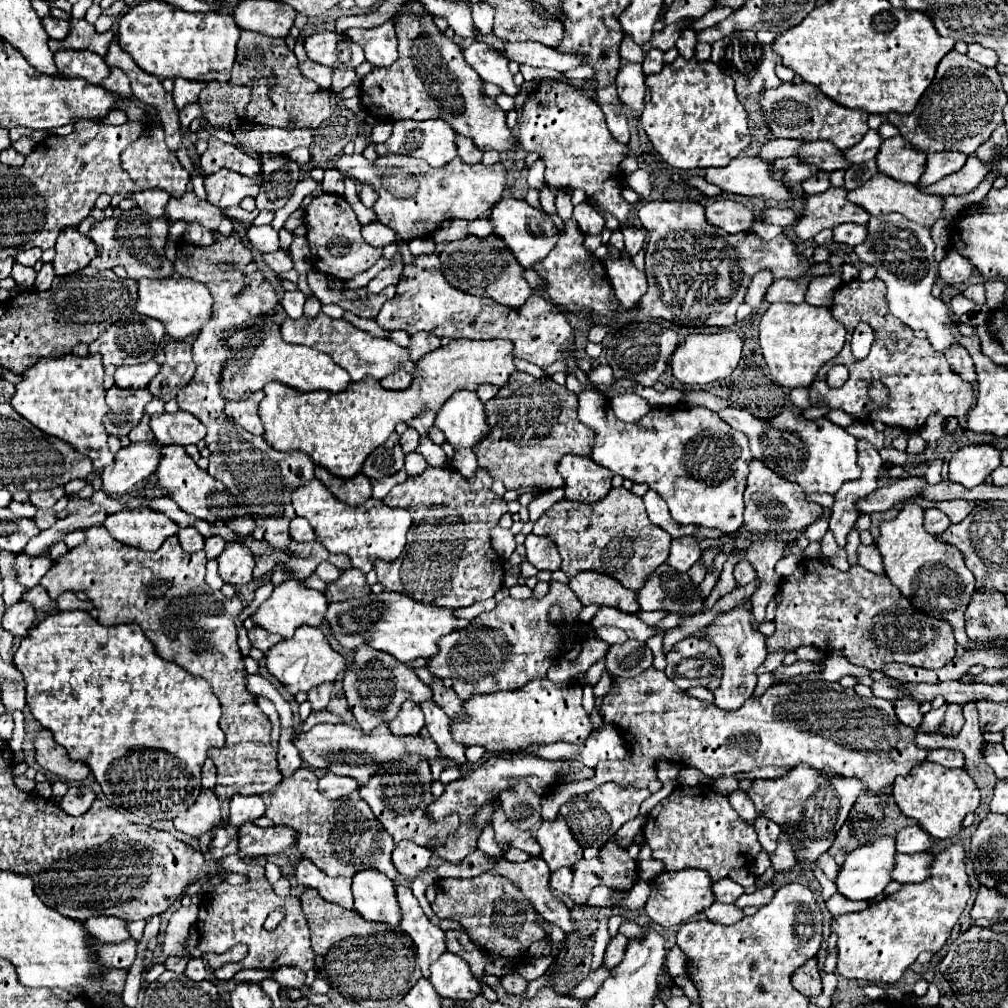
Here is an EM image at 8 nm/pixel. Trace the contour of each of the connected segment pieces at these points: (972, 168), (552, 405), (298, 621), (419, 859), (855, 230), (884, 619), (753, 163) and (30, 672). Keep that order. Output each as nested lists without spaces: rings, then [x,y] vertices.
[[[971,154],[967,158],[967,164],[961,170],[949,174],[945,178],[941,178],[933,186],[927,186],[925,192],[937,194],[937,196],[947,196],[947,194],[959,196],[959,194],[967,194],[967,192],[971,192],[971,190],[975,190],[979,186],[979,182],[987,176],[987,172],[989,172],[987,164],[981,162],[977,158],[977,154]]]
[[[525,372],[513,374],[509,386],[503,386],[495,398],[485,404],[487,422],[491,426],[491,434],[477,444],[473,450],[477,454],[479,466],[489,470],[493,480],[501,480],[507,490],[517,490],[519,494],[527,492],[545,492],[551,488],[561,488],[563,478],[557,472],[557,464],[565,454],[591,456],[591,448],[595,444],[595,432],[579,422],[577,418],[577,396],[569,392],[565,386],[555,384],[551,378],[535,378]]]
[[[287,580],[279,586],[275,586],[273,594],[249,616],[257,626],[269,630],[269,632],[275,632],[275,634],[281,634],[283,638],[291,638],[295,634],[295,630],[299,626],[319,626],[323,622],[323,616],[325,616],[325,610],[327,610],[327,600],[321,592],[317,590],[311,590],[299,582],[293,582],[293,580]]]
[[[409,840],[399,842],[393,850],[393,864],[397,866],[397,872],[405,878],[417,878],[429,866],[429,858],[429,848],[421,848]]]
[[[845,224],[845,226],[835,226],[833,234],[835,234],[835,242],[857,246],[857,244],[865,242],[867,228],[865,226],[857,226],[857,224]]]
[[[819,558],[799,560],[797,570],[781,580],[775,626],[775,634],[765,640],[769,654],[795,652],[799,646],[815,646],[827,654],[841,652],[841,656],[845,656],[851,664],[869,670],[883,670],[883,666],[889,662],[937,670],[953,660],[957,644],[951,626],[945,626],[945,622],[937,622],[937,618],[915,610],[907,598],[901,598],[899,590],[889,582],[889,578],[885,578],[885,574],[873,574],[859,564],[851,566],[847,572],[841,572],[829,564],[823,564]]]
[[[735,158],[729,166],[705,170],[705,180],[731,194],[769,198],[775,202],[801,200],[783,182],[775,180],[773,170],[759,158]]]
[[[85,610],[53,614],[35,626],[29,638],[21,640],[15,652],[15,668],[25,676],[31,714],[53,732],[55,742],[69,752],[71,760],[85,762],[91,768],[109,802],[125,810],[141,808],[159,814],[163,820],[173,820],[197,800],[207,750],[225,746],[225,734],[219,728],[221,704],[203,678],[159,658],[137,624],[107,628]]]

